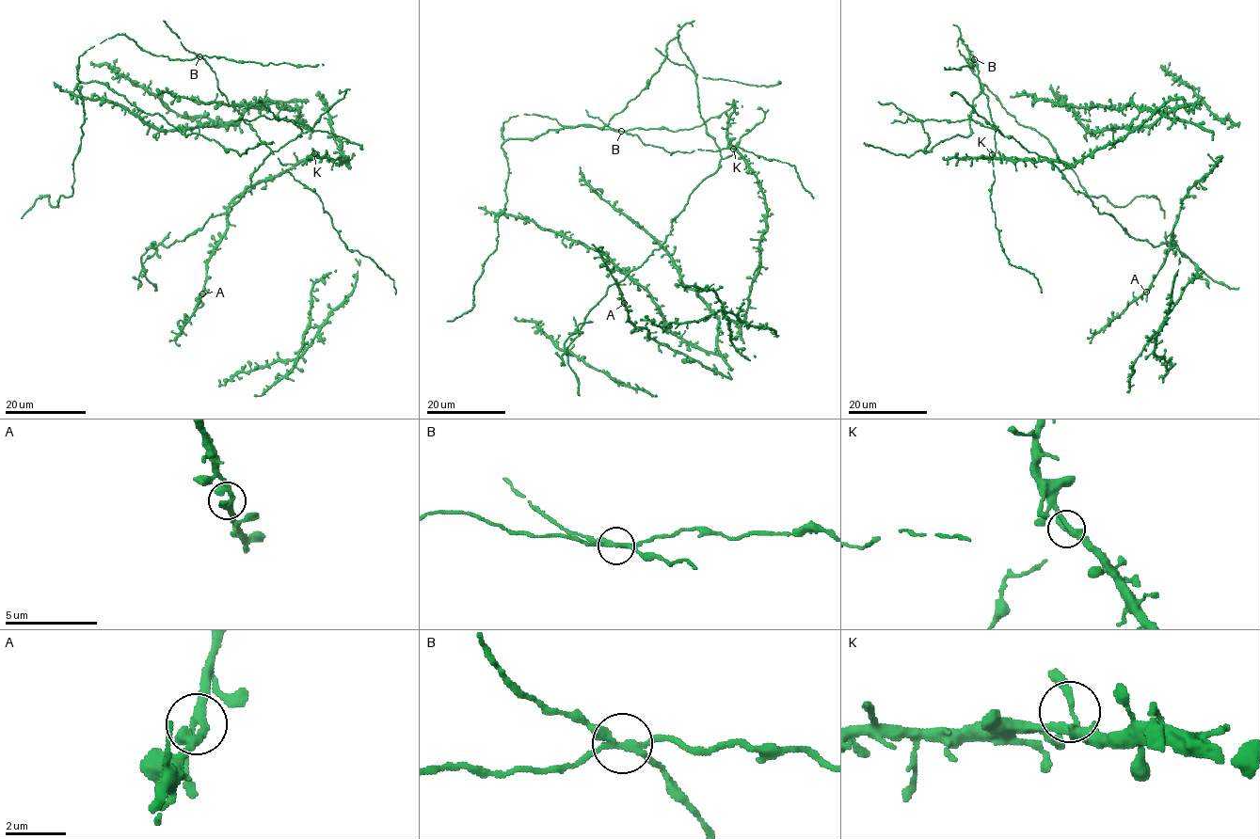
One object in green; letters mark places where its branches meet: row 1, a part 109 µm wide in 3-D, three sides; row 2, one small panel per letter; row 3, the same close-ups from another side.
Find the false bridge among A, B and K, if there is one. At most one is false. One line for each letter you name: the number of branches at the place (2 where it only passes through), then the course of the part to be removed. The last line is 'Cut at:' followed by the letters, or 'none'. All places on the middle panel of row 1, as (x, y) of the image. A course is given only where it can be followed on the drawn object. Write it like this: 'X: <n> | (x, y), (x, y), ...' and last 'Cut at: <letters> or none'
B: 4
Cut at: B

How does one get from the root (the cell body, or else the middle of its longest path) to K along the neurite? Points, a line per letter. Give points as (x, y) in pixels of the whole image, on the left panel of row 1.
K: (343, 158), (347, 164), (346, 158), (318, 157), (314, 153)

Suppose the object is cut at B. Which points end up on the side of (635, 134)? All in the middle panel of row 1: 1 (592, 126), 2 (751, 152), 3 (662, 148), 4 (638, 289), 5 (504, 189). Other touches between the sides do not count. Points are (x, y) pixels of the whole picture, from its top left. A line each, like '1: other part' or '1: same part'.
1: other part
2: same part
3: same part
4: same part
5: other part

